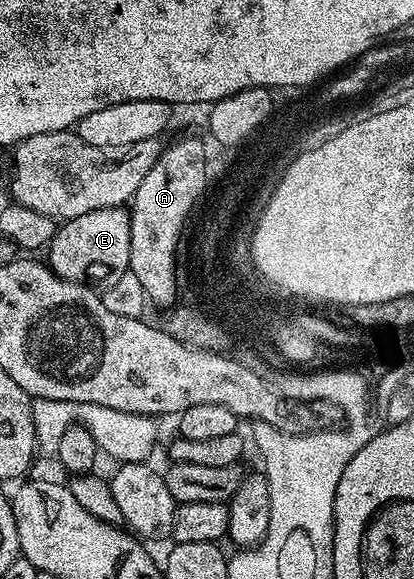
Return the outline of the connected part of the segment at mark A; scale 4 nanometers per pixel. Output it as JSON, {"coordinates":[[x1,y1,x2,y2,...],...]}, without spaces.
{"coordinates":[[189,135,168,144,163,154,149,167,149,175,141,179,134,197,129,202,131,238,129,272,141,279,141,287,147,292,147,301,155,305,174,306,177,301,175,288,175,235,180,221,187,213,192,198,203,185,203,162,197,136]]}

